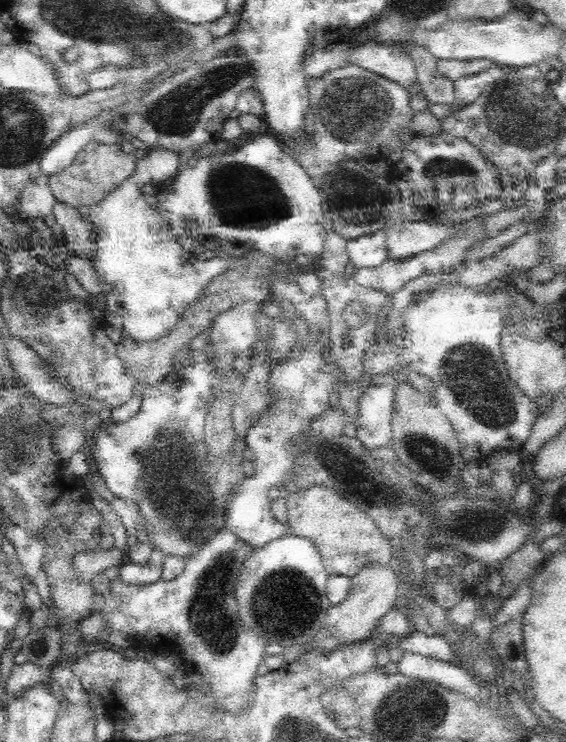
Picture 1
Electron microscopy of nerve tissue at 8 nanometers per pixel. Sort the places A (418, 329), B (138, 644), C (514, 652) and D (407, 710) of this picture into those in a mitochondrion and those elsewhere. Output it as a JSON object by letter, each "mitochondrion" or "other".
{"A":"other","B":"other","C":"other","D":"mitochondrion"}

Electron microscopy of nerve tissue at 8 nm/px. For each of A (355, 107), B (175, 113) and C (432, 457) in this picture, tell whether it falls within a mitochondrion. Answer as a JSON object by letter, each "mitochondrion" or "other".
{"A":"mitochondrion","B":"mitochondrion","C":"mitochondrion"}

